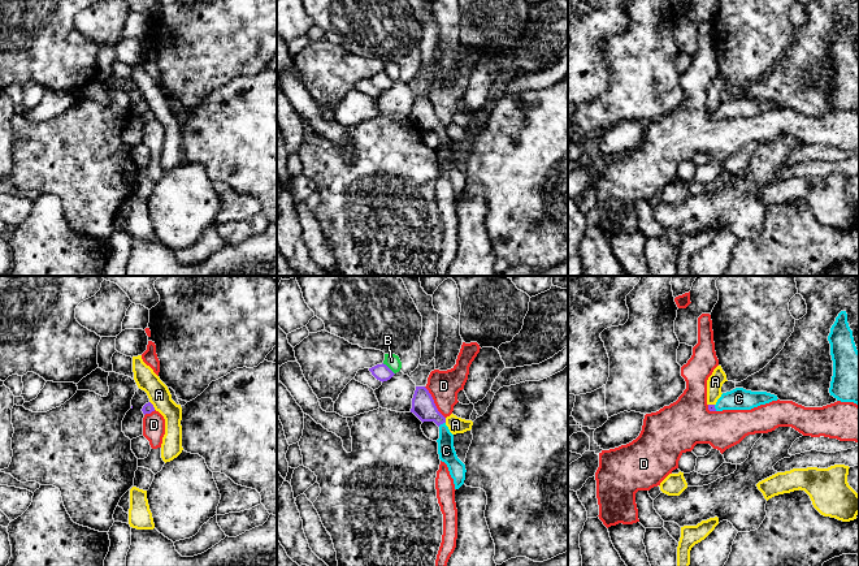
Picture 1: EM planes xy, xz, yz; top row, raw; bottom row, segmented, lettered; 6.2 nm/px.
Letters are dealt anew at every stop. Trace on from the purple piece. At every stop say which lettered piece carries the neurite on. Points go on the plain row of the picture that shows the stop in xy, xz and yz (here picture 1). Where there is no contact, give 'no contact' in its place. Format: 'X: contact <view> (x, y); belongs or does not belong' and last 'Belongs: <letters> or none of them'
A: contact xy (152, 113); does not belong
B: contact xz (389, 77); does not belong
C: contact xz (441, 132); belongs
D: contact xz (433, 111); does not belong
Belongs: C

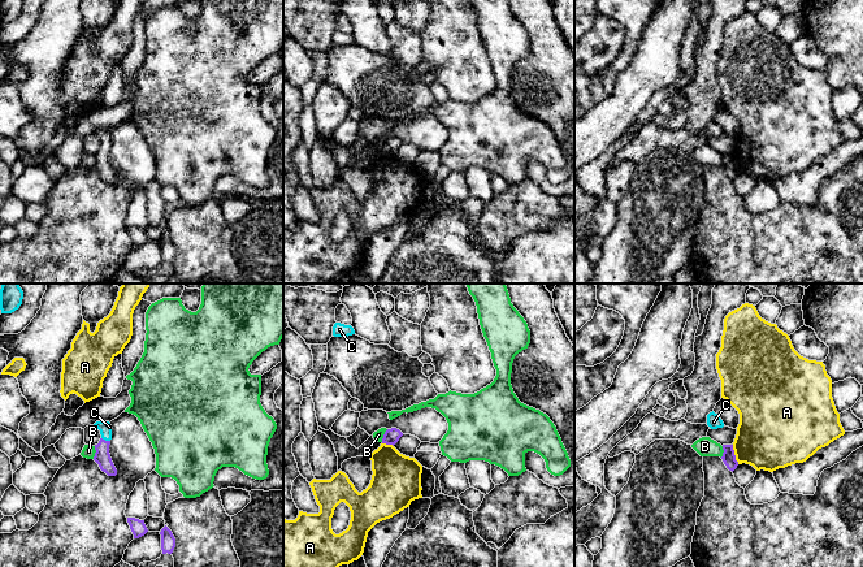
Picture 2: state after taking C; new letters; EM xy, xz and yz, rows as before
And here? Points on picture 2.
A: contact yz (733, 163); does not belong
B: contact xy (95, 161); does not belong
C: contact xy (104, 148); belongs
Belongs: C

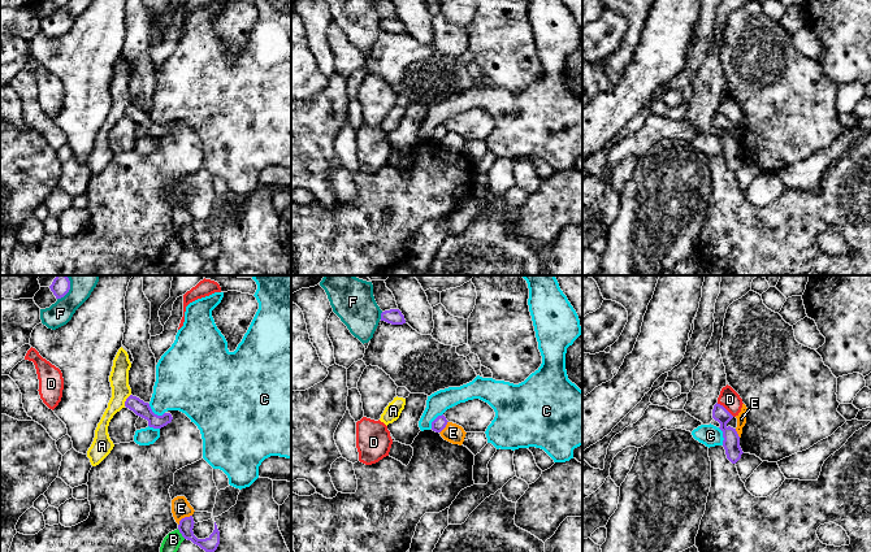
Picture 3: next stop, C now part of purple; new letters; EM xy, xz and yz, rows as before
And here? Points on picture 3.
A: contact xy (126, 109); does not belong
B: contact xy (181, 242); does not belong
C: contact xy (154, 122); does not belong
D: contact yz (724, 117); does not belong
E: contact xy (183, 227); does not belong
F: contact xz (381, 25); does not belong
Belongs: none of them

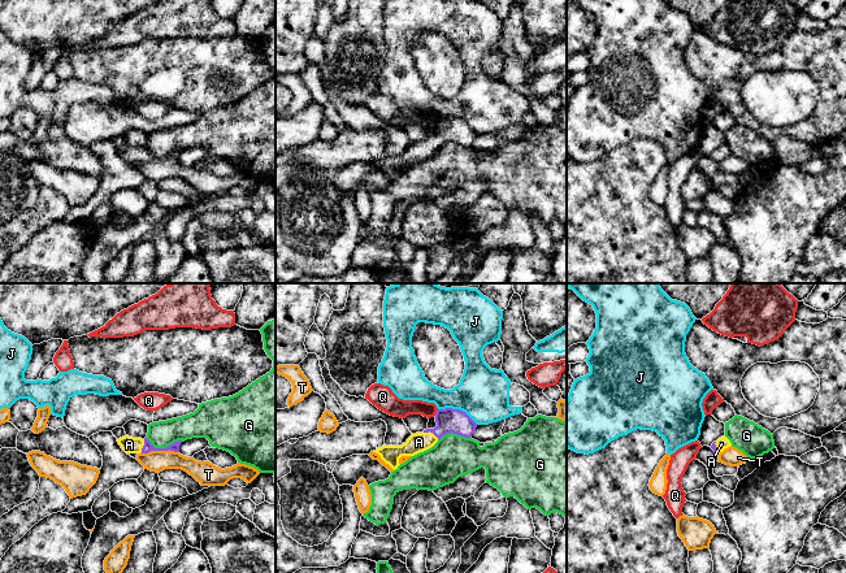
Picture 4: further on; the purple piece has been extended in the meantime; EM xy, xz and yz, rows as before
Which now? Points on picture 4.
A: contact xz (430, 140); belongs
G: contact xy (164, 157); does not belong
J: contact xz (458, 118); does not belong
Q: contact xz (437, 121); does not belong
T: contact xy (159, 159); does not belong
Belongs: A

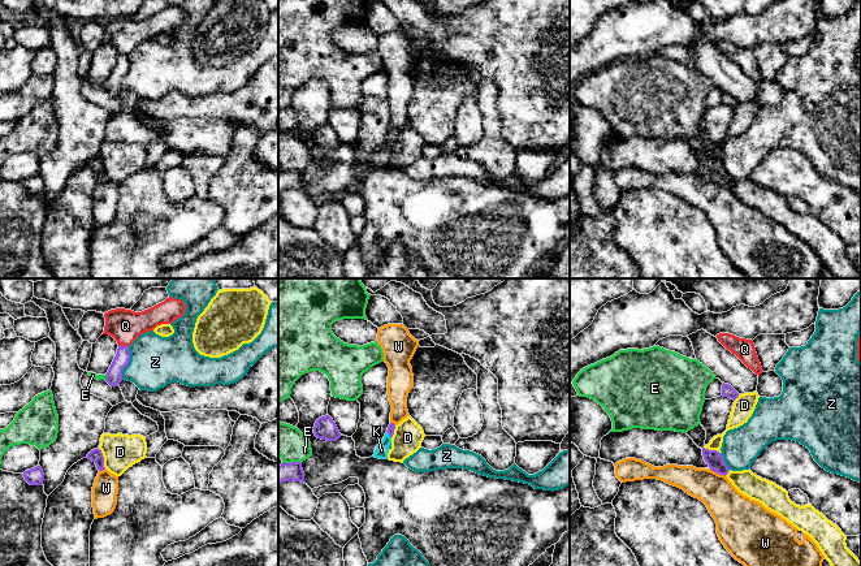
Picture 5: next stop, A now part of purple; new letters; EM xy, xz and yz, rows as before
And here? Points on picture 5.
D: contact xy (103, 167); does not belong
E: contact xz (291, 171); does not belong
K: contact xz (389, 143); belongs
Q: contact xy (122, 53); does not belong
W: contact yz (718, 181); does not belong
Z: contact xy (128, 72); does not belong
Belongs: K

